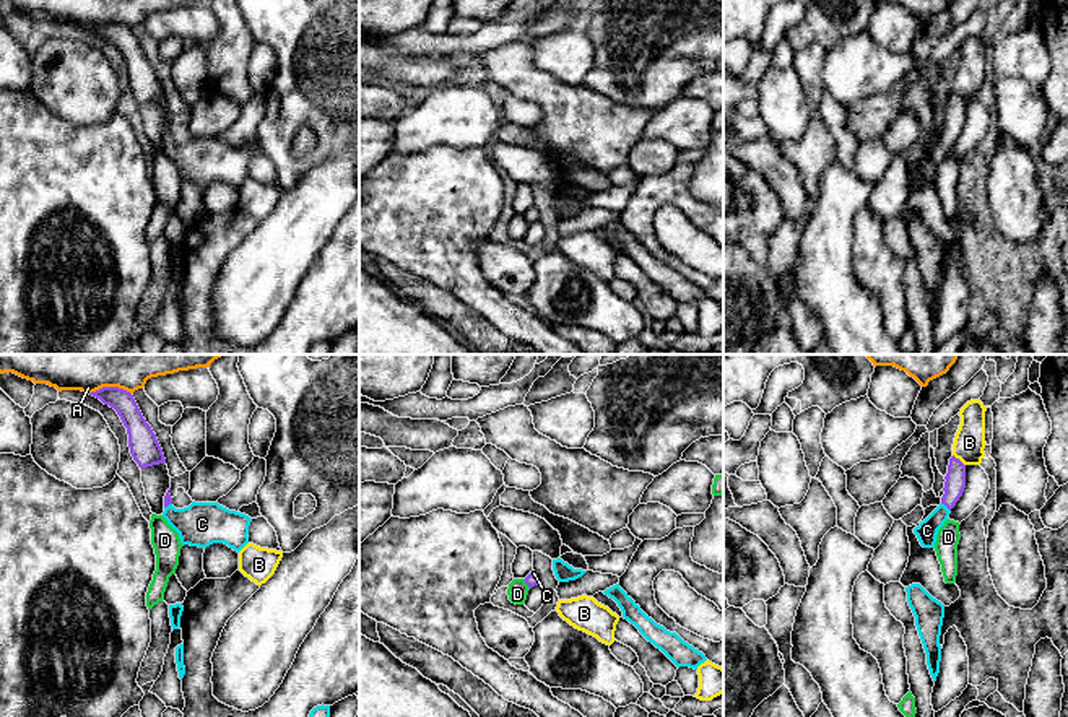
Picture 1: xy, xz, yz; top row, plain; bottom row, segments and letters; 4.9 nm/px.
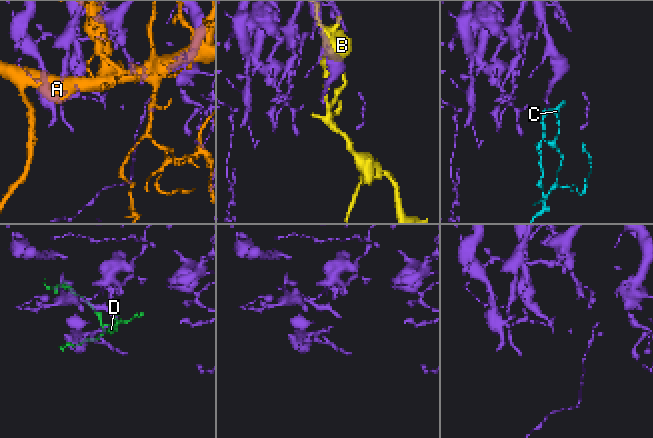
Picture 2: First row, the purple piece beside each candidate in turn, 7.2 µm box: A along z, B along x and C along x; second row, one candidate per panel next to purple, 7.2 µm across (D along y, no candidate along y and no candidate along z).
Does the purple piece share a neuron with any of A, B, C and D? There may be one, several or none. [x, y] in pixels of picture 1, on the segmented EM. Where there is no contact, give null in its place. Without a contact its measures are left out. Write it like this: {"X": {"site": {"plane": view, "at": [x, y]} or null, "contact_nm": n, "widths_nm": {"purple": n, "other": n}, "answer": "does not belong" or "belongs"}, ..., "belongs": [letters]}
{"A": {"site": {"plane": "xy", "at": [109, 387]}, "contact_nm": 200, "widths_nm": {"purple": 110, "other": 360}, "answer": "does not belong"}, "B": {"site": {"plane": "yz", "at": [959, 460]}, "contact_nm": 90, "widths_nm": {"purple": 100, "other": 160}, "answer": "does not belong"}, "C": {"site": {"plane": "yz", "at": [946, 506]}, "contact_nm": 60, "widths_nm": {"purple": 100, "other": 100}, "answer": "belongs"}, "D": {"site": {"plane": "xz", "at": [527, 584]}, "contact_nm": 60, "widths_nm": {"purple": 60, "other": 100}, "answer": "does not belong"}, "belongs": ["C"]}

